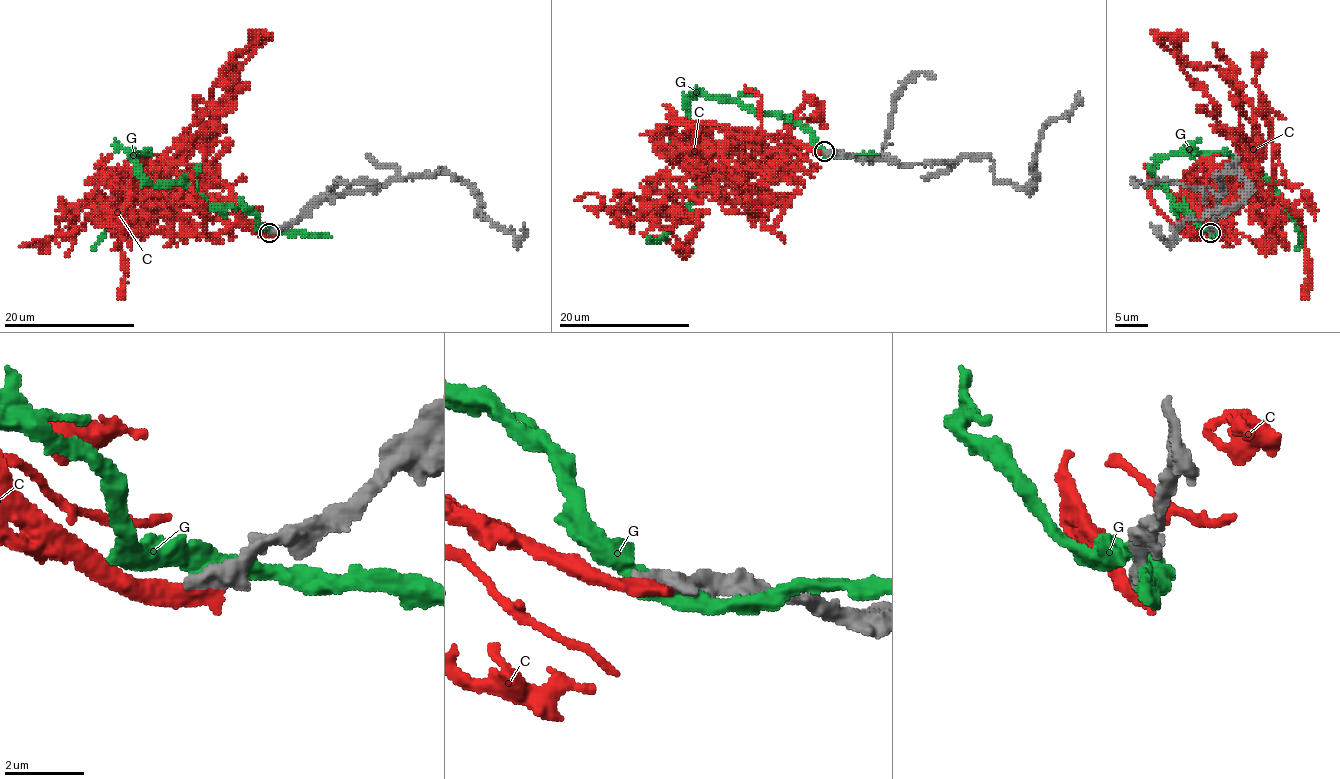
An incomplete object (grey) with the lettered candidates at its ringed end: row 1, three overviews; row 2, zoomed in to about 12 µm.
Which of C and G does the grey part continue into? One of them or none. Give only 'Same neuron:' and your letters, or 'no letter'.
Same neuron: no letter

